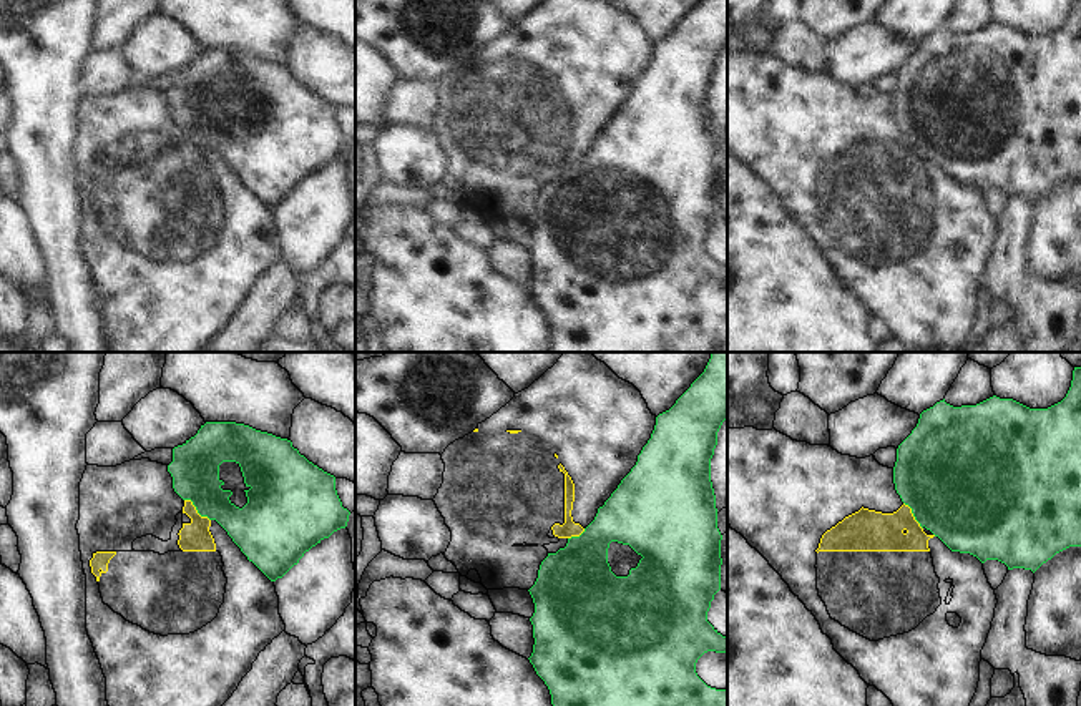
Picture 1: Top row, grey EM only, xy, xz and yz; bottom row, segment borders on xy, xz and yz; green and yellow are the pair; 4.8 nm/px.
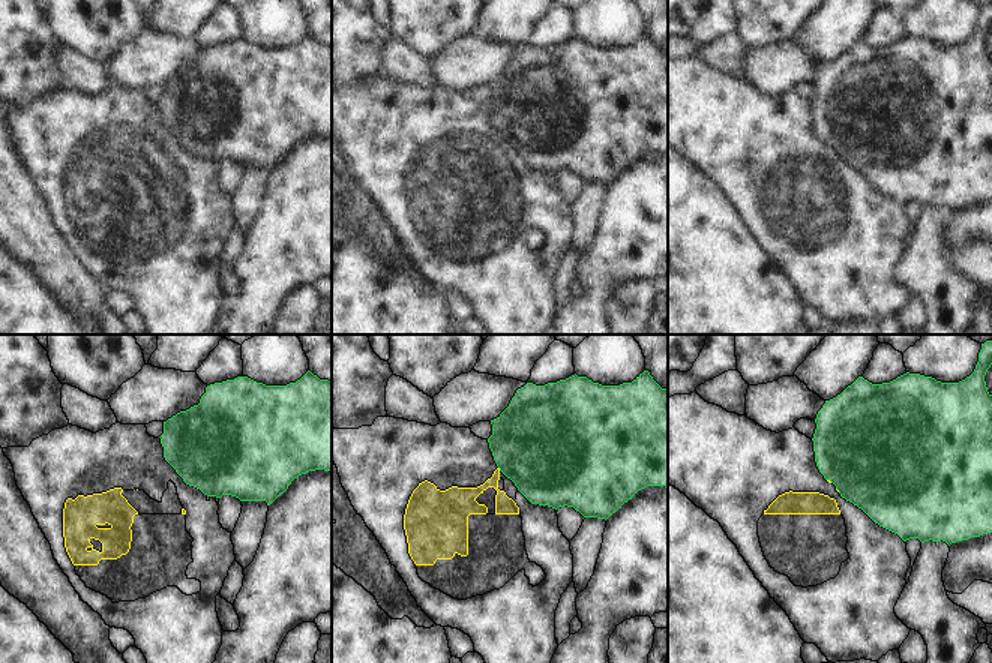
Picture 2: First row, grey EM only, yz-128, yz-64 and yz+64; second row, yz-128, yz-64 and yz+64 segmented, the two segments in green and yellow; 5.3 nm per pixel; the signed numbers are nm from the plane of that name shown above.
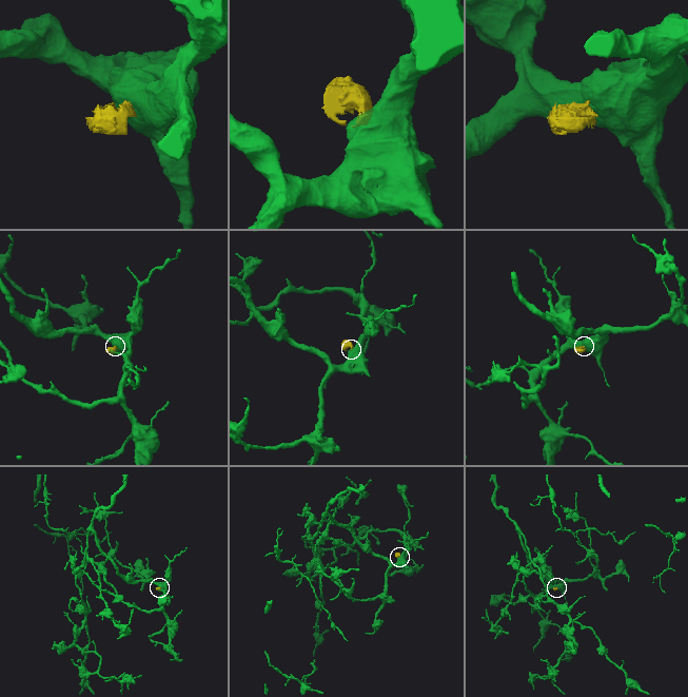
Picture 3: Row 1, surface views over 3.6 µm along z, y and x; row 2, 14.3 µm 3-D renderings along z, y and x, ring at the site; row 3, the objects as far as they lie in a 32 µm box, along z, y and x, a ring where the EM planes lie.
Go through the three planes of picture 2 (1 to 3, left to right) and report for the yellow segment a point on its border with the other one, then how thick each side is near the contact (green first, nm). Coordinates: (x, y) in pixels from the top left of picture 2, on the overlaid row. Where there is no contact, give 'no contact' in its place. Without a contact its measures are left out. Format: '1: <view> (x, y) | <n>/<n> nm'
1: no contact
2: yz-64 (499, 467) | 500/130 nm
3: yz+64 (830, 480) | 500/20 nm

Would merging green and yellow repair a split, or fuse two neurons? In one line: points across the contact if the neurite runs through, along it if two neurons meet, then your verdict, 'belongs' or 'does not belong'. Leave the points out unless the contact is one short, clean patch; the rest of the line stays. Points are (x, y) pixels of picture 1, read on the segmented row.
along xy (185, 499), (210, 520) | does not belong

